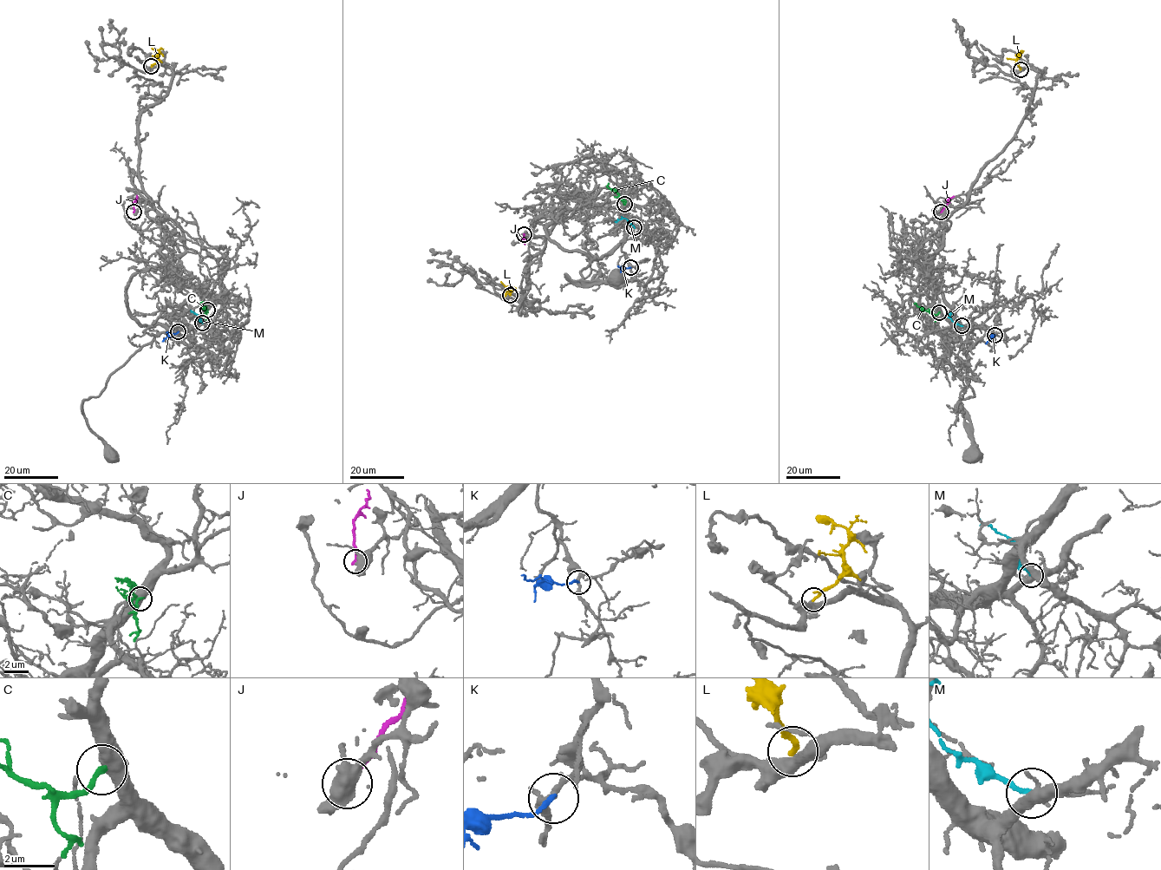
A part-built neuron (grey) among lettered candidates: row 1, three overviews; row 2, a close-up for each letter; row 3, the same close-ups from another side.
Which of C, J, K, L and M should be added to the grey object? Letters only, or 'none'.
none

